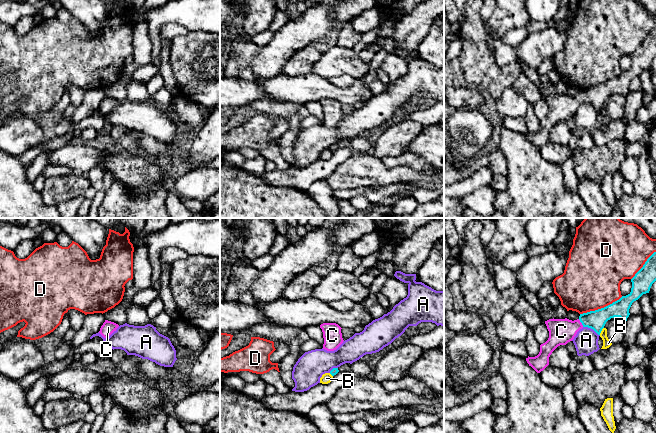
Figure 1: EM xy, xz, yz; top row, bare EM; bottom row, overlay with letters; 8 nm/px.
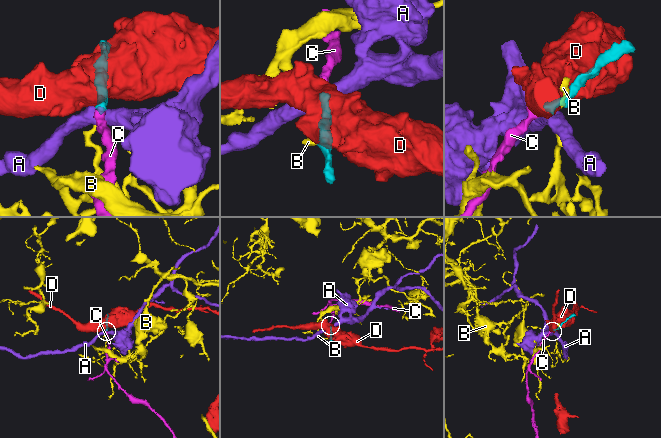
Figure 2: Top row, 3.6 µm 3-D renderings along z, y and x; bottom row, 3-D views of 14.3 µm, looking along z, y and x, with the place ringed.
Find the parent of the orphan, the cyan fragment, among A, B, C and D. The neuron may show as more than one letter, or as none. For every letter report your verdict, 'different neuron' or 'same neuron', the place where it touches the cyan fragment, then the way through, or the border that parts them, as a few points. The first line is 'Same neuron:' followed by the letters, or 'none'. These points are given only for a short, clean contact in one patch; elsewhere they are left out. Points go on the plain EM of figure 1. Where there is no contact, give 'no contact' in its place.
Same neuron: C
A: different neuron; contact yz (591, 104); border yz (583, 102), (592, 104), (599, 111)
B: different neuron; contact yz (601, 106); border yz (603, 103), (599, 110)
C: same neuron; contact yz (581, 98); way yz (596, 96), (581, 98), (561, 107)
D: different neuron; contact yz (601, 84)

